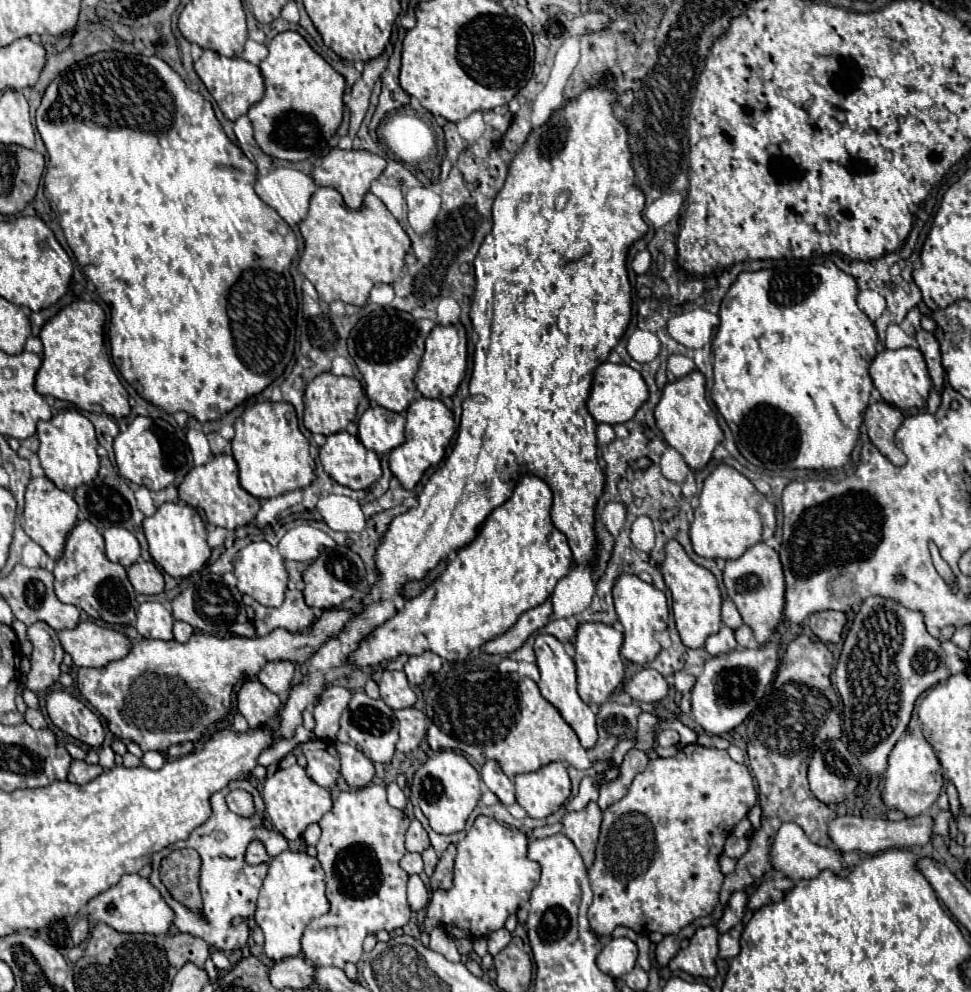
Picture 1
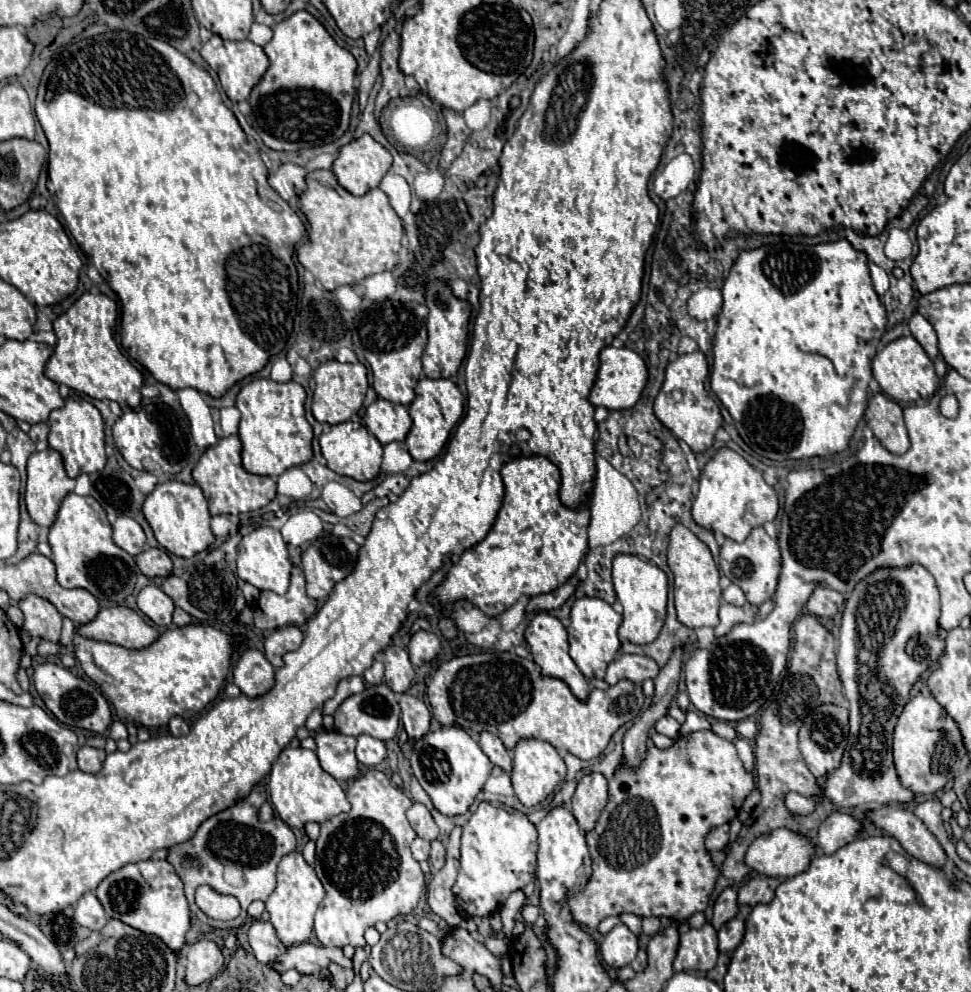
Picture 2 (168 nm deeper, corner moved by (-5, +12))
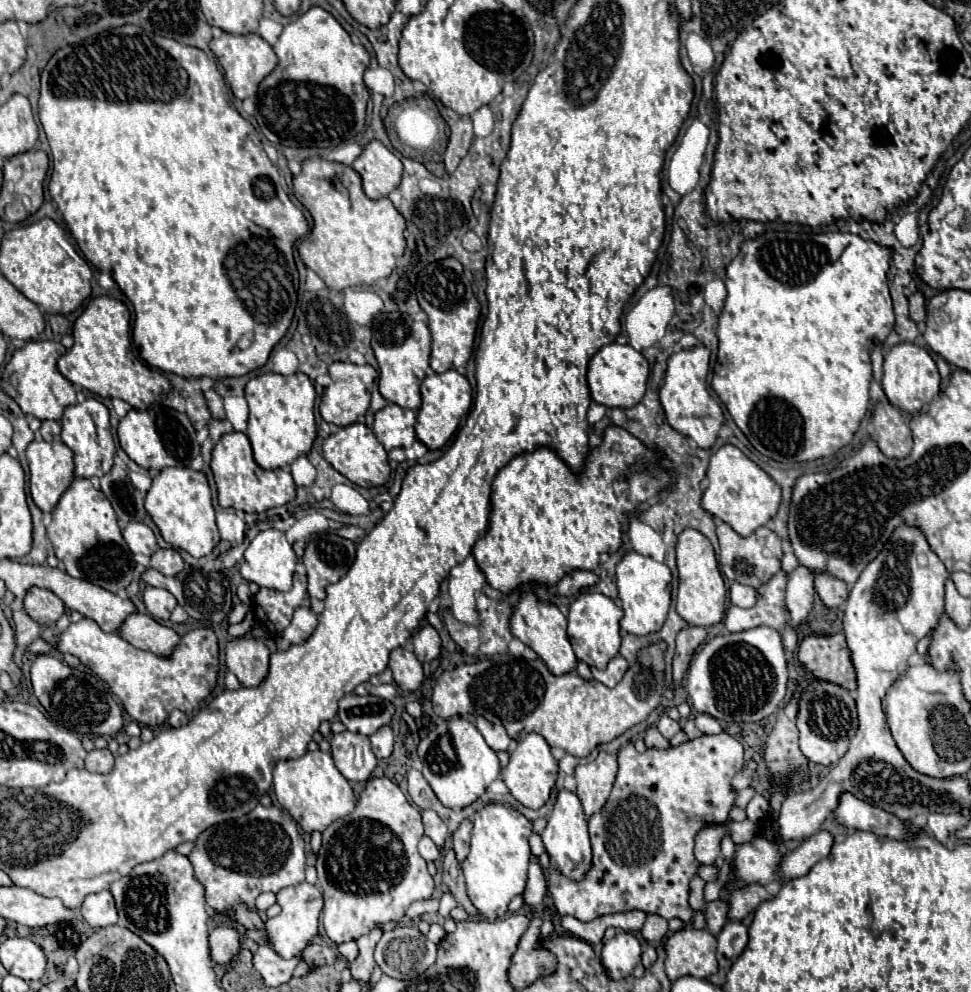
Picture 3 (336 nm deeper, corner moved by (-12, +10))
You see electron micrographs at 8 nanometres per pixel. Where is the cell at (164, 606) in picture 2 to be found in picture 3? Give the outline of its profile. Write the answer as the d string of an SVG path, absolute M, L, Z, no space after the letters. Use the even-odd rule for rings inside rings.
M146 586L146 590L144 590L144 604L146 604L146 608L148 608L148 612L152 616L168 620L170 612L176 608L176 598L164 588Z

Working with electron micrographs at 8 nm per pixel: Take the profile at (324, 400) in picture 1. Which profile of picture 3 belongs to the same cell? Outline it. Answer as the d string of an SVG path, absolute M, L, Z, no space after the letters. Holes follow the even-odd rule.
M334 362L330 366L330 376L332 376L332 384L322 394L320 414L326 422L332 422L336 426L354 424L356 420L360 420L366 414L366 410L370 406L370 390L372 390L372 384L376 378L376 370L370 364L358 366L352 362Z

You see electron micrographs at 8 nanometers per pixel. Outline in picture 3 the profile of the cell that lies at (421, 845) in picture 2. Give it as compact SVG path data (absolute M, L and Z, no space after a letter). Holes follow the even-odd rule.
M422 836L420 842L418 842L418 852L424 860L438 860L440 858L440 850L436 848L436 844L428 838L428 836Z

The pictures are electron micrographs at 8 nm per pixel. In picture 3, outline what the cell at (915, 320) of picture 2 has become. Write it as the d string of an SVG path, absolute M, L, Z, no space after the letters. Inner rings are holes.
M916 290L910 298L910 316L914 322L924 322L926 320L926 298L920 290Z

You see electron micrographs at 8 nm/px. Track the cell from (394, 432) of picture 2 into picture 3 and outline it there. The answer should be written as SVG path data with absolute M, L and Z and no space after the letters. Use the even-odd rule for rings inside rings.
M388 404L374 416L374 432L376 438L384 444L386 452L392 448L410 448L416 442L414 424L416 412L396 404Z

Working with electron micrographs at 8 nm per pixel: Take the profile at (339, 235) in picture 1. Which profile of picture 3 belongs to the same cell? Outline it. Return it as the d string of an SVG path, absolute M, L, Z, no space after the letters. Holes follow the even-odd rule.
M324 158L304 160L302 174L294 176L292 184L294 196L314 218L312 232L298 246L306 268L314 270L326 286L336 292L350 286L372 286L380 278L390 276L406 248L406 222L388 198L370 200L352 166Z

